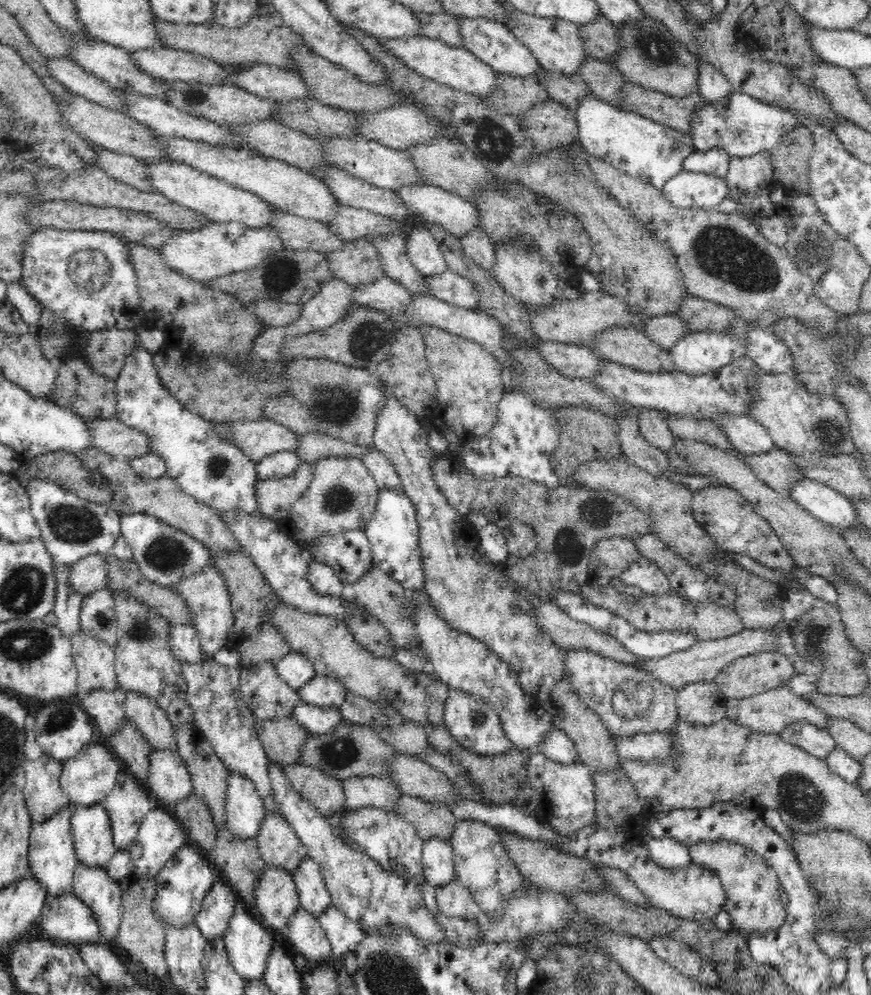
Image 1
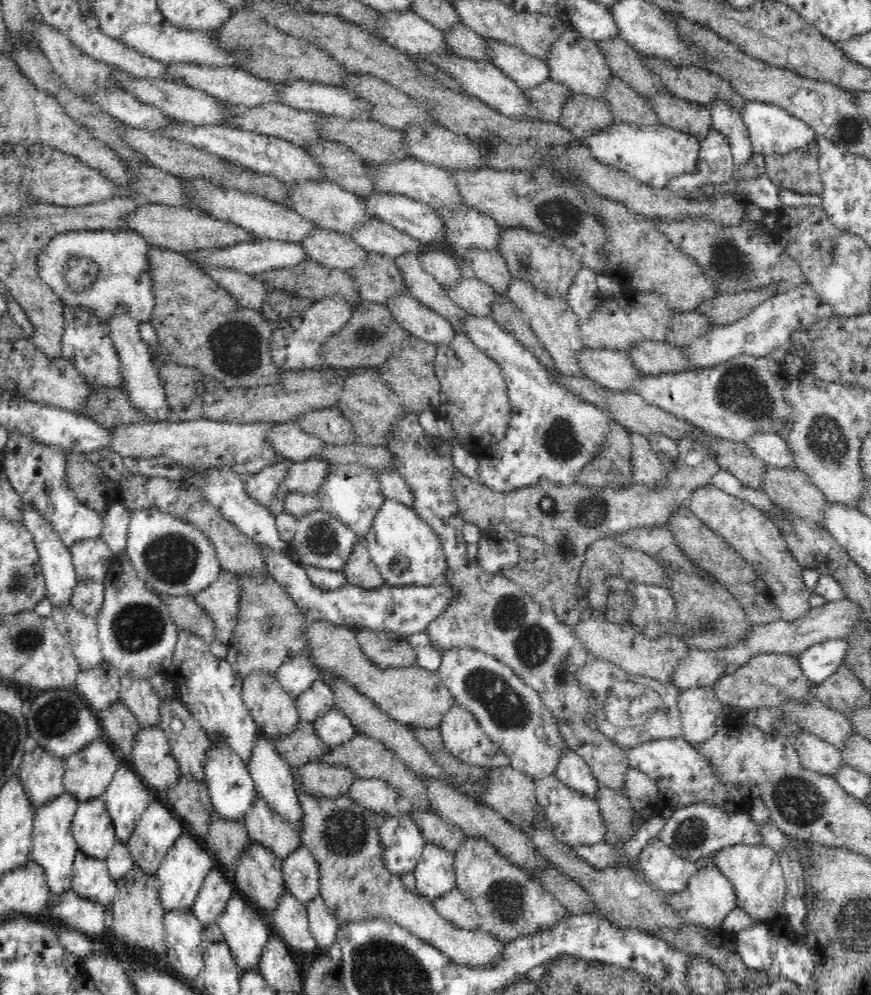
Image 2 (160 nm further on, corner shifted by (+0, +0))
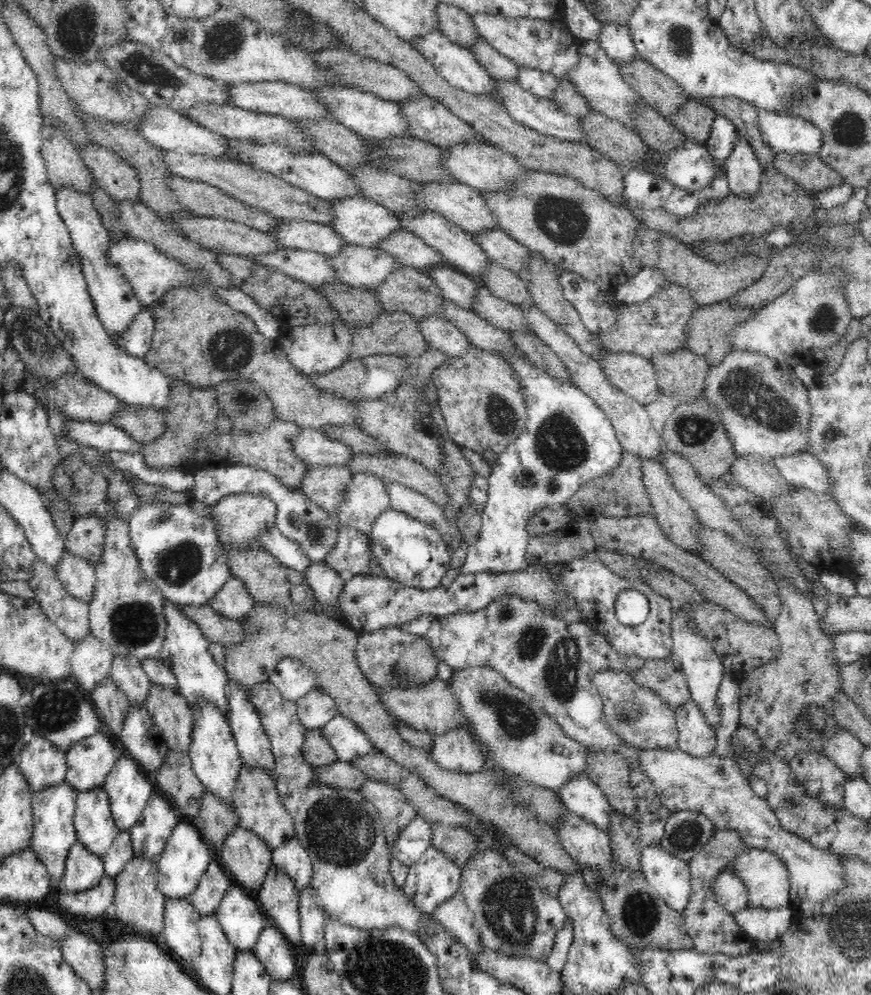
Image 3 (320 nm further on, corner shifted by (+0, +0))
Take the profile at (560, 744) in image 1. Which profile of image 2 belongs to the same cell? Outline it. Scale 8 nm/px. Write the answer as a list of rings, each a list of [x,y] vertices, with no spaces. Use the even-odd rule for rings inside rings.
[[[567,750],[556,768],[555,775],[572,790],[595,798],[599,784],[588,764],[574,751]]]

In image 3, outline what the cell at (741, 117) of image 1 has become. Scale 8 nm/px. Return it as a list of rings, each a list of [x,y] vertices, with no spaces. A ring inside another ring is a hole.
[[[758,109],[763,142],[775,153],[816,155],[821,152],[823,135],[813,122],[790,114],[774,114]]]

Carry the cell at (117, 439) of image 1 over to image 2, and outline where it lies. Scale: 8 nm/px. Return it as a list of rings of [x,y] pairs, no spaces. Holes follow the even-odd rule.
[[[196,419],[180,423],[166,421],[134,422],[126,426],[114,426],[110,429],[112,442],[110,450],[118,452],[124,457],[142,457],[149,459],[158,455],[166,455],[194,470],[206,470],[206,468],[231,468],[244,475],[256,474],[256,472],[274,466],[278,462],[284,462],[285,458],[276,453],[276,449],[270,447],[266,436],[276,426],[273,422],[253,423],[229,423],[205,419]]]

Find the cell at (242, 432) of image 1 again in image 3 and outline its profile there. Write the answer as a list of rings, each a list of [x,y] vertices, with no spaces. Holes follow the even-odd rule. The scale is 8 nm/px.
[[[302,428],[294,438],[294,453],[309,467],[315,465],[348,467],[355,452],[344,443],[326,437],[324,431]]]

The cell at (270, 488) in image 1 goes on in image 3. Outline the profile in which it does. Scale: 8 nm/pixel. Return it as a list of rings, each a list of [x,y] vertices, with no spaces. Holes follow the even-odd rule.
[[[315,465],[308,468],[299,488],[306,498],[336,516],[353,475],[350,467]]]

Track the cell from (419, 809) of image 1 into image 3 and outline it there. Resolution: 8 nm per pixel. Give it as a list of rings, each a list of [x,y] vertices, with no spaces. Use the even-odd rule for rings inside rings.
[[[434,822],[431,827],[431,844],[466,870],[468,860],[482,847],[478,838],[470,830],[460,826],[452,827]]]

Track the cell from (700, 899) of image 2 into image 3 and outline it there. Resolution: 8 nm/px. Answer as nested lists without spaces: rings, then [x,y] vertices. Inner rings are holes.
[[[733,870],[719,874],[711,888],[716,901],[732,915],[749,907],[746,883]]]

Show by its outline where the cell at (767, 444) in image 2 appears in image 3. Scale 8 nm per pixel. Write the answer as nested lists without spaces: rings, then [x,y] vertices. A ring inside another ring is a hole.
[[[808,451],[782,456],[773,462],[789,485],[807,488],[816,494],[832,492],[828,469],[824,468],[824,464]]]

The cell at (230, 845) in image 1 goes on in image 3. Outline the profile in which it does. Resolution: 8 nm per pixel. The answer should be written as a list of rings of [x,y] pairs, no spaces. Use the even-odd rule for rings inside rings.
[[[205,788],[196,823],[204,842],[212,846],[212,853],[221,853],[226,835],[239,825],[238,819],[230,803]]]

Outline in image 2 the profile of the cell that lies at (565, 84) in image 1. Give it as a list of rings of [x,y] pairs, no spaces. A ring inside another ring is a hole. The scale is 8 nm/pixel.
[[[570,92],[558,123],[583,141],[608,129],[612,122],[615,122],[615,118],[604,98]]]

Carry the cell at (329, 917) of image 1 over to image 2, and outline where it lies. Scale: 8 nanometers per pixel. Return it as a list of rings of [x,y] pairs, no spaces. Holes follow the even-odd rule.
[[[320,895],[313,898],[308,904],[307,917],[309,920],[309,931],[316,939],[317,948],[323,950],[334,944],[339,926],[342,922],[327,911],[326,905]]]

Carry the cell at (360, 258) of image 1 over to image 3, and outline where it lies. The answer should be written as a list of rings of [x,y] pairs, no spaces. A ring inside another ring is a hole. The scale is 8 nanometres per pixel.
[[[401,266],[376,290],[374,294],[388,312],[407,312],[415,319],[442,316],[442,296],[436,282],[426,272]]]

